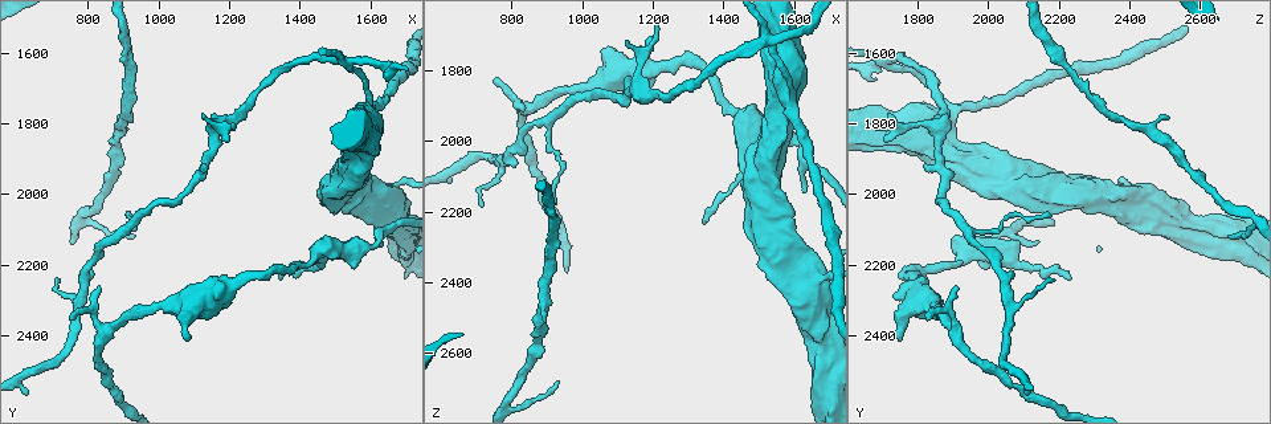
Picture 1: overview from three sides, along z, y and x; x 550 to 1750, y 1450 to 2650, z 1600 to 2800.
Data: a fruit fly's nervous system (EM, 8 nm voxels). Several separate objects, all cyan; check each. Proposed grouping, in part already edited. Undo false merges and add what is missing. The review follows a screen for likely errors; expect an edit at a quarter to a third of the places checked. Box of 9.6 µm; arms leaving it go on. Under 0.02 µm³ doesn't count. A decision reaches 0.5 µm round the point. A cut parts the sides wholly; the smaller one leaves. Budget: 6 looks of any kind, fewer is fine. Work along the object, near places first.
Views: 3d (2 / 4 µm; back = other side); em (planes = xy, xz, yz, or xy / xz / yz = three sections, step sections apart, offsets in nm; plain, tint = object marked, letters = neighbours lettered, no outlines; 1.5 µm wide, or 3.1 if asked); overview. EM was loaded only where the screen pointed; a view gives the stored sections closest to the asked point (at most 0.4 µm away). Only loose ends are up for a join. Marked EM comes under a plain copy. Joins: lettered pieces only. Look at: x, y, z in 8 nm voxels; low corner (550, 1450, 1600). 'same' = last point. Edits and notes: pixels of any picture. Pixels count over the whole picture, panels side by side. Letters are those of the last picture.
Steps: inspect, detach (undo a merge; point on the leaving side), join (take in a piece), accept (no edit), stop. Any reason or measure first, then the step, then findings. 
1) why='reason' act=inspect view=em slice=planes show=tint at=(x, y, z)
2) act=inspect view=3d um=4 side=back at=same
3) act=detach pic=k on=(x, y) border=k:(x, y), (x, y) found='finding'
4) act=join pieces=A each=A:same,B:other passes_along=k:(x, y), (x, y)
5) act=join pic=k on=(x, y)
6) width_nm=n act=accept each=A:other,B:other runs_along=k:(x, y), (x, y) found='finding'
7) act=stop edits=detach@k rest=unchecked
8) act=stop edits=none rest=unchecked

why='free end' act=inspect view=em slice=planes show=tint at=(930, 2120, 2680)

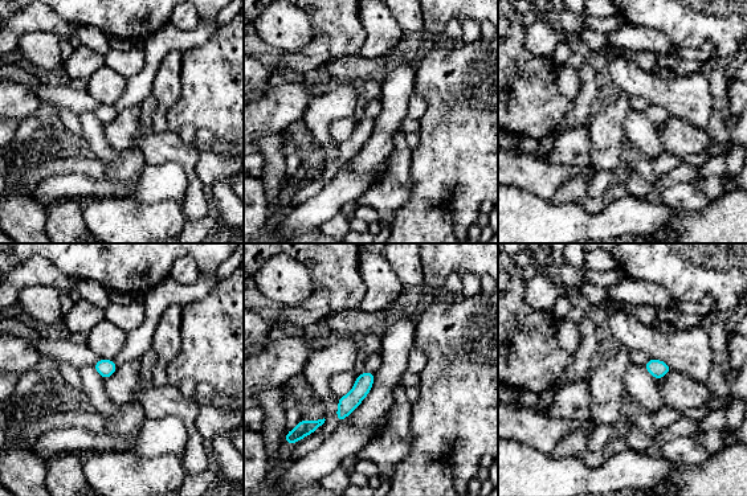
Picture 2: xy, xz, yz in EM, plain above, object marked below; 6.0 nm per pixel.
act=inspect view=em slice=planes show=letters at=same

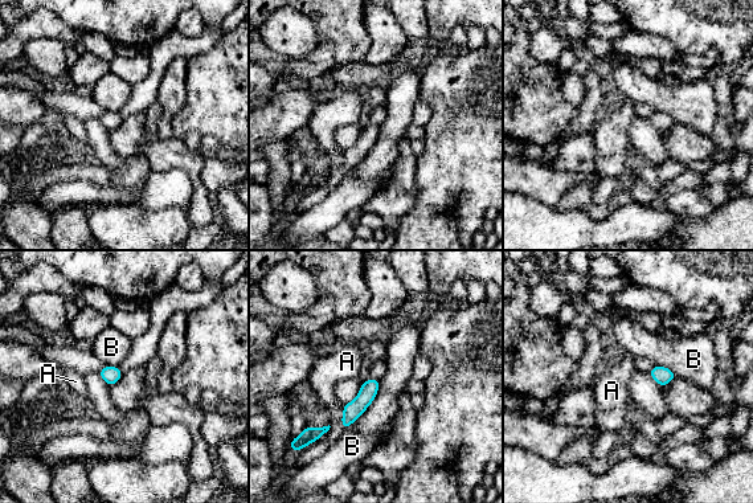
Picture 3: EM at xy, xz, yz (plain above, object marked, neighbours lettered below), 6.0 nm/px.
act=accept each=A:other,B:other border=3:(657, 364), (667, 367), (675, 376) found='no lettered piece goes on from it'

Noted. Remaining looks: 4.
why='branch stops here' act=inspect view=3d um=2 at=(750, 2350, 1820)

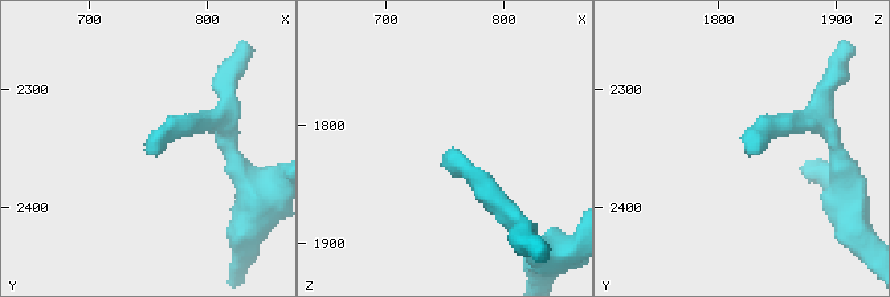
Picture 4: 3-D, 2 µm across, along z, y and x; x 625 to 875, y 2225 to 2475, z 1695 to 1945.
act=inspect view=em slice=planes show=letters at=(754, 2352, 1824)

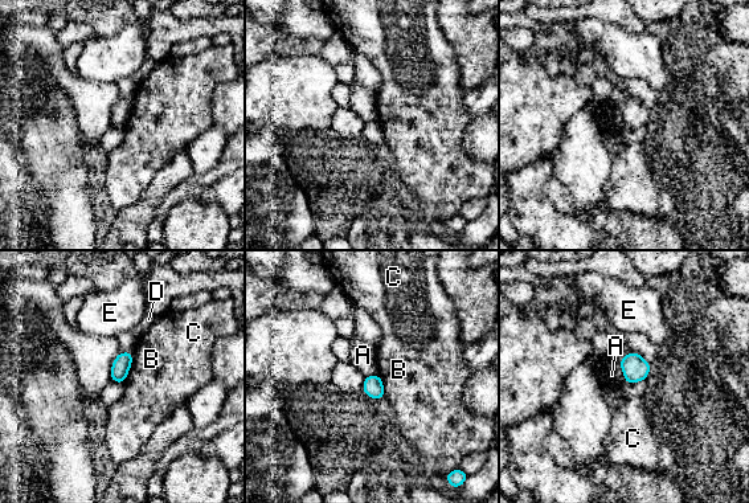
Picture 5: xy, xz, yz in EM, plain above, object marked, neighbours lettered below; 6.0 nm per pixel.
act=accept each=A:other,B:other,C:other,D:other,E:other border=5:(618, 363), (625, 381) found='none of them fits'

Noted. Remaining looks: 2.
act=stop edits=none rest=unchecked

